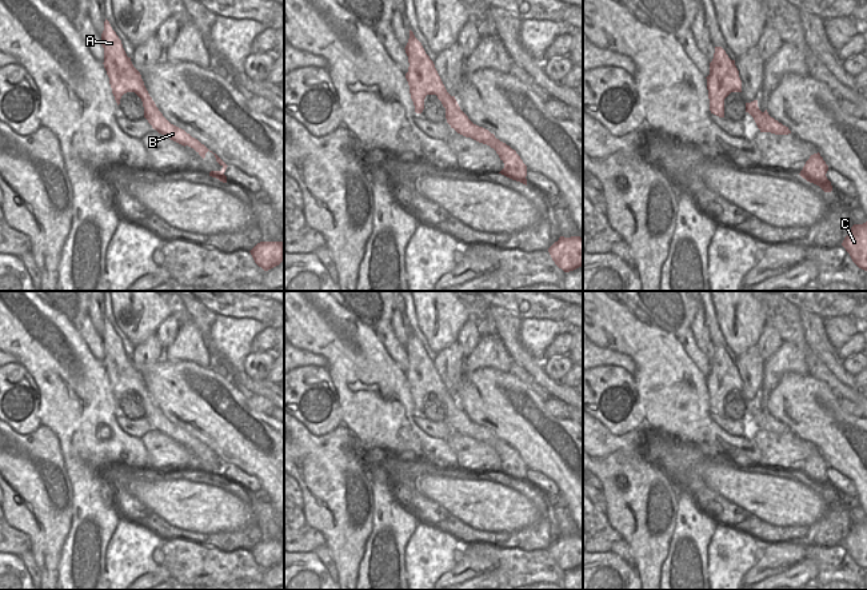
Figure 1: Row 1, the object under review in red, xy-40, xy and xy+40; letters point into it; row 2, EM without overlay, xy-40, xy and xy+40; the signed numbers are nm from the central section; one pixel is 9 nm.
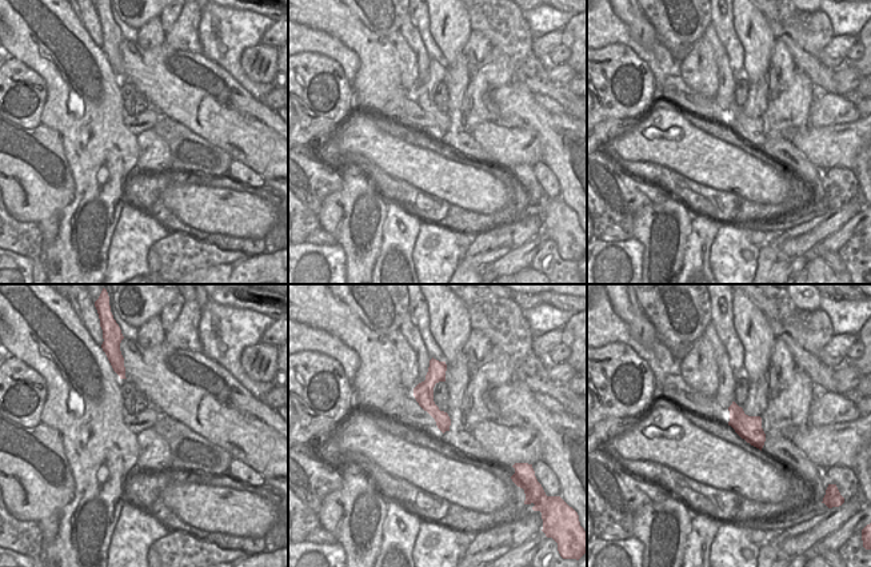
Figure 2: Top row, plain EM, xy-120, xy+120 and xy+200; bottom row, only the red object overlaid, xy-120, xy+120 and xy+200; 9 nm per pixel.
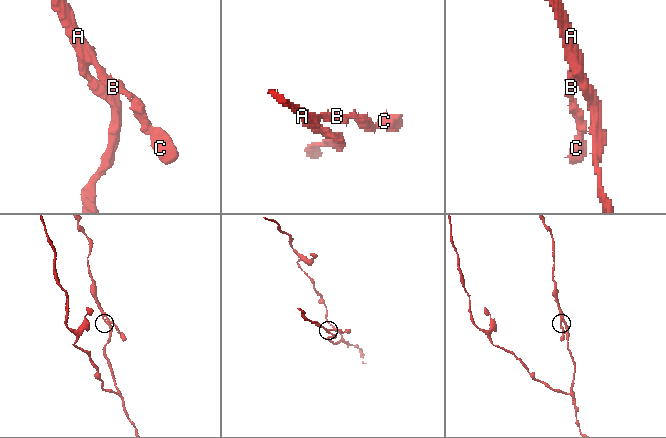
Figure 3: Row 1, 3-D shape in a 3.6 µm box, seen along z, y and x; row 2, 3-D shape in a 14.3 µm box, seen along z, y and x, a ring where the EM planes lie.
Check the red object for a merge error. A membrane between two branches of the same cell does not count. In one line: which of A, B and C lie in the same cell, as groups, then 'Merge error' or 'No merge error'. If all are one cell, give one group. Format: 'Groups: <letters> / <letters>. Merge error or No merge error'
Groups: A B C. No merge error.

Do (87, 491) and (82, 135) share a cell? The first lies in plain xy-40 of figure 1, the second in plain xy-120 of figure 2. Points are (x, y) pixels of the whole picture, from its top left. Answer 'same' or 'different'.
same

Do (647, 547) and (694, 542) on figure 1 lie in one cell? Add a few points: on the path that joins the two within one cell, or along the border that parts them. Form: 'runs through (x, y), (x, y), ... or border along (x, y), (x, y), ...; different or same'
border along (676, 514), (670, 549), (662, 563), (660, 575); different

